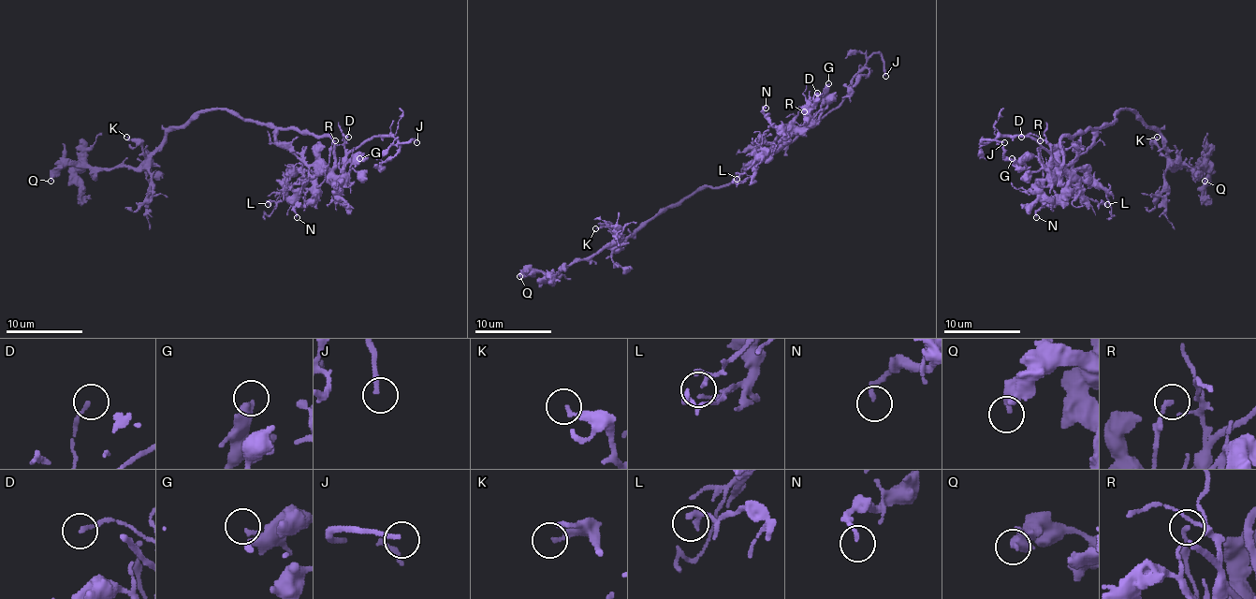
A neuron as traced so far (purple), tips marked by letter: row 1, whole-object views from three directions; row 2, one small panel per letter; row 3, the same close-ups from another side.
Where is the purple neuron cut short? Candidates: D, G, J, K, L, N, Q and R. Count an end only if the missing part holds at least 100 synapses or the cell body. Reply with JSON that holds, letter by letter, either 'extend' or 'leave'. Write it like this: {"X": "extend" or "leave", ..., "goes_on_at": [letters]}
{"D": "leave", "G": "leave", "J": "extend", "K": "leave", "L": "leave", "N": "leave", "Q": "leave", "R": "leave", "goes_on_at": ["J"]}

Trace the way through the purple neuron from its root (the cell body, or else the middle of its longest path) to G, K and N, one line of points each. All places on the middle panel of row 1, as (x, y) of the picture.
G: (729, 184), (746, 165), (764, 157), (782, 133), (811, 125), (813, 115), (823, 106), (823, 93), (828, 83)
K: (729, 184), (698, 188), (676, 203), (661, 209), (632, 234), (620, 240), (617, 240), (607, 226), (595, 228)
N: (729, 184), (746, 165), (764, 157), (771, 144), (781, 144), (781, 131), (764, 113), (766, 108)

